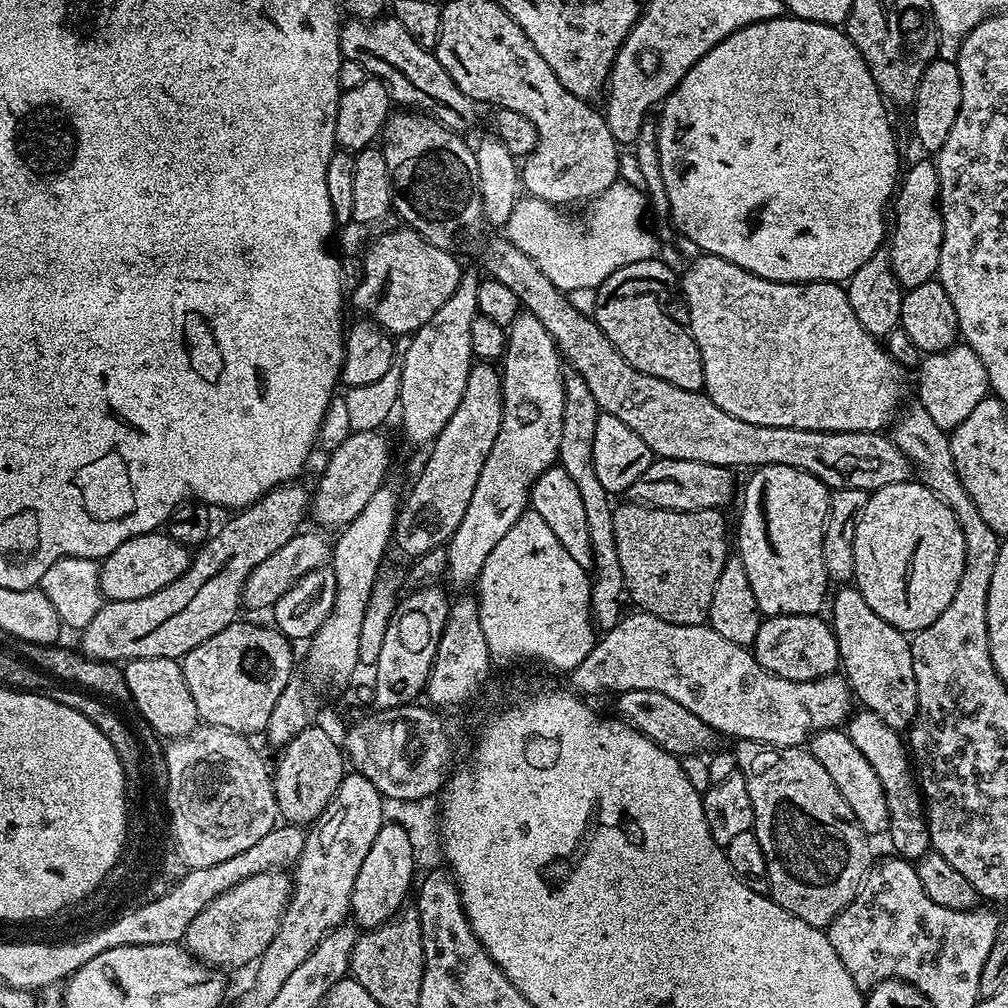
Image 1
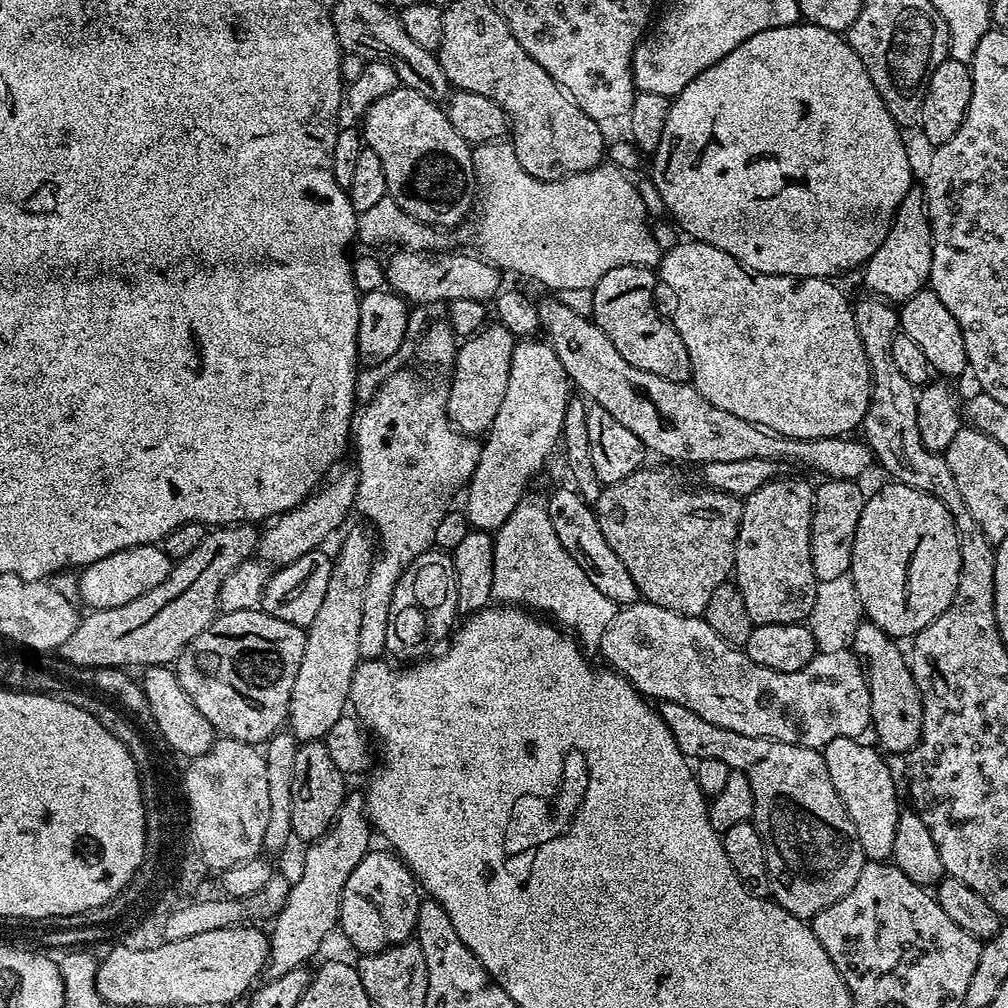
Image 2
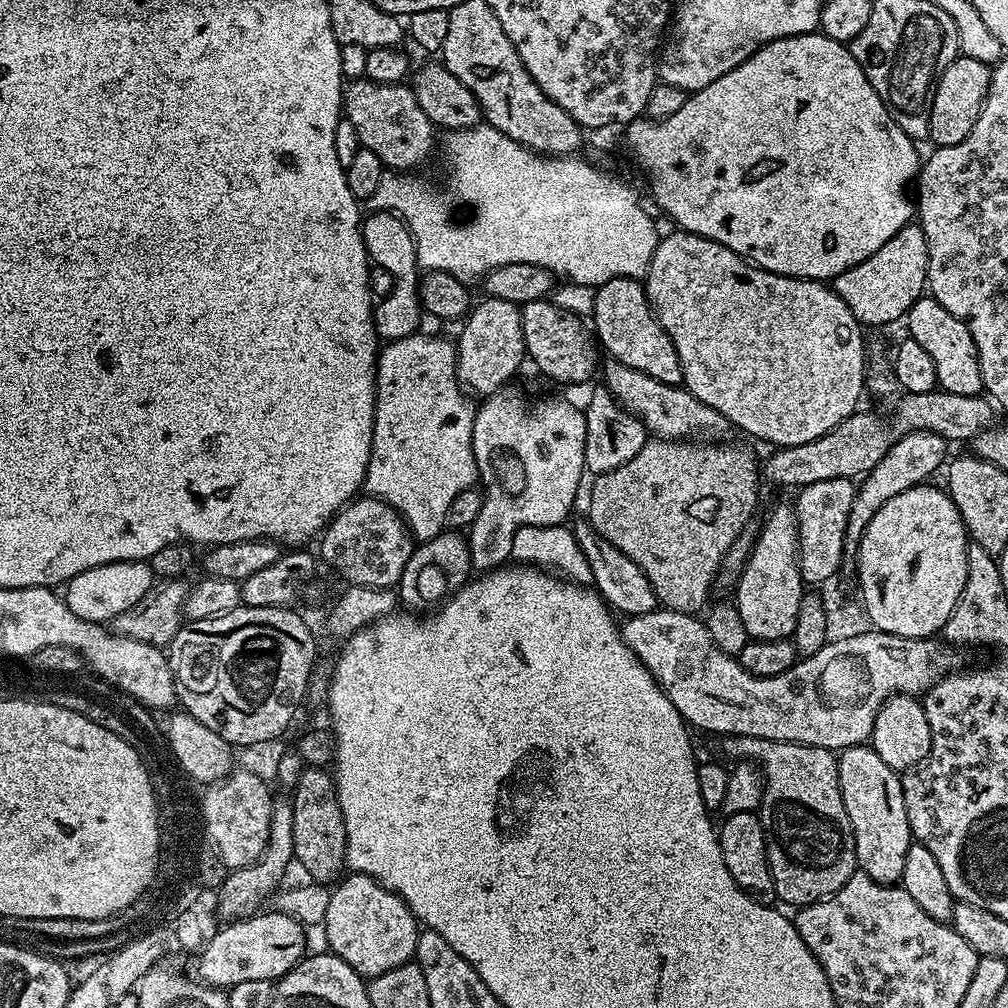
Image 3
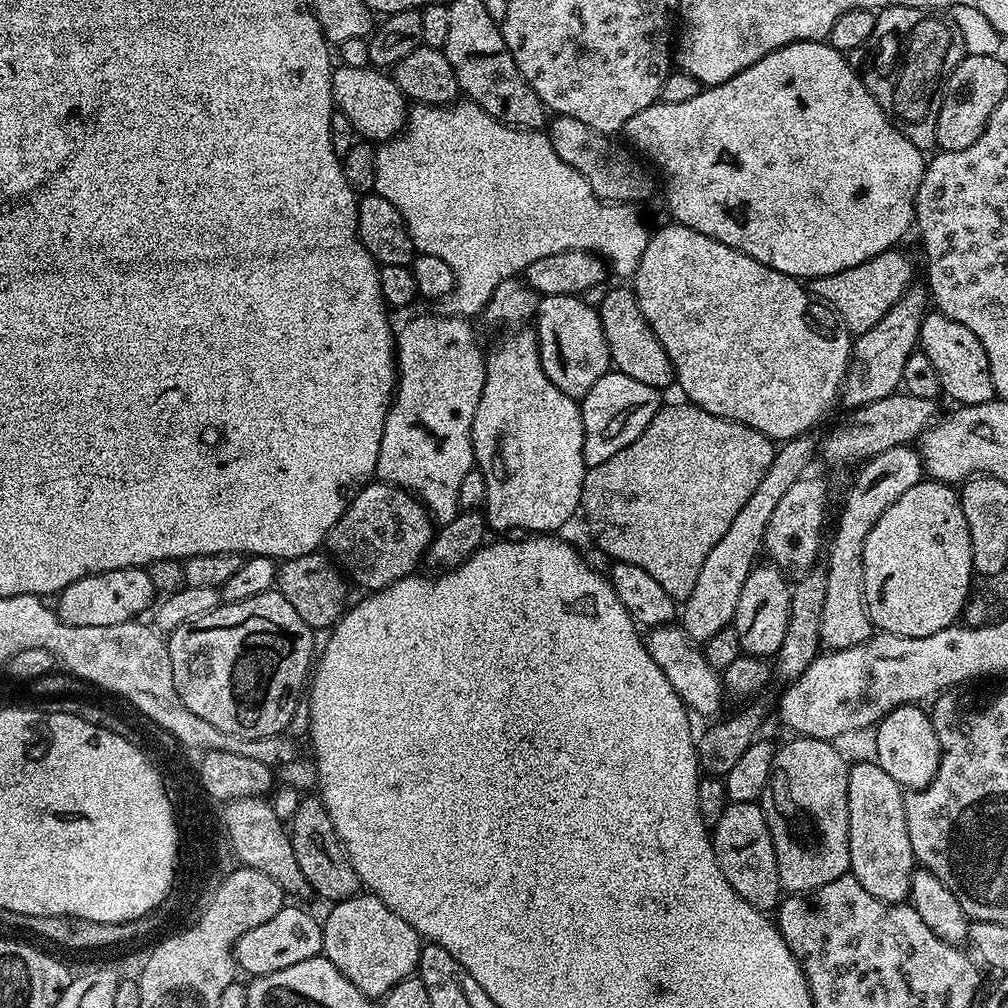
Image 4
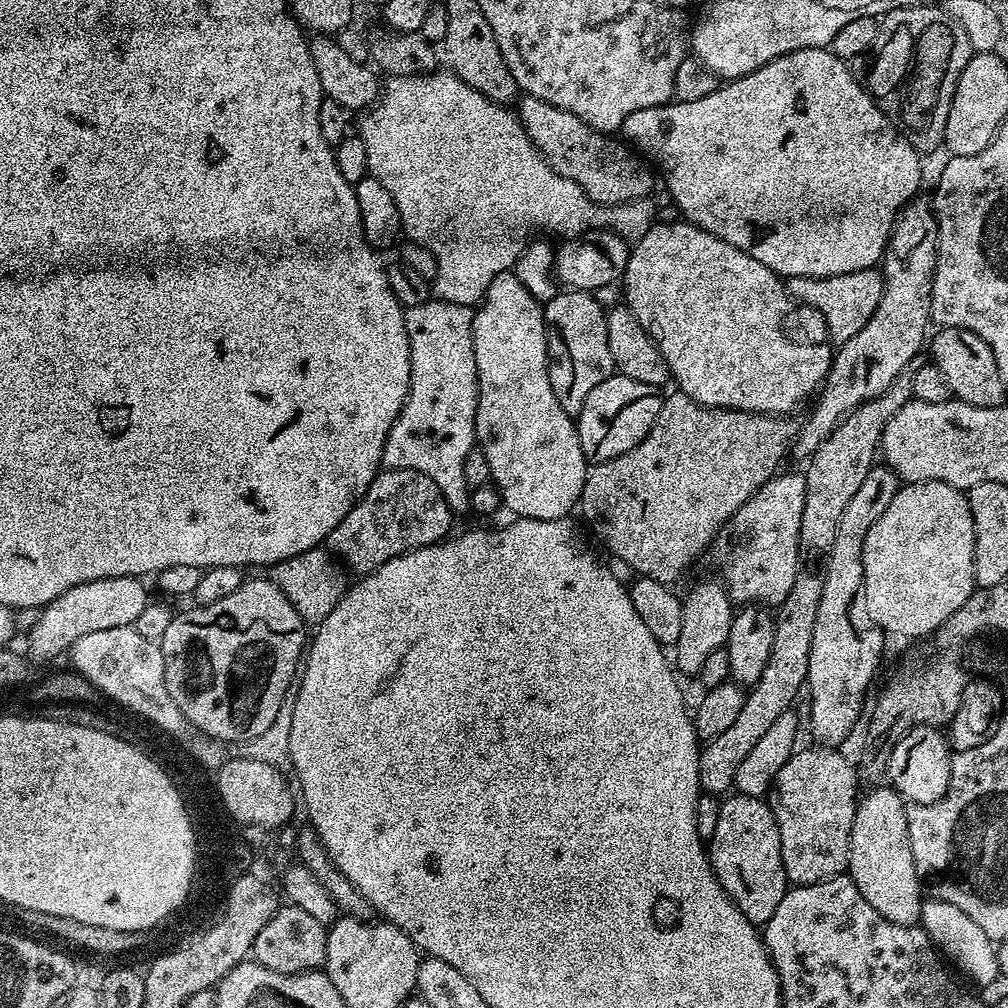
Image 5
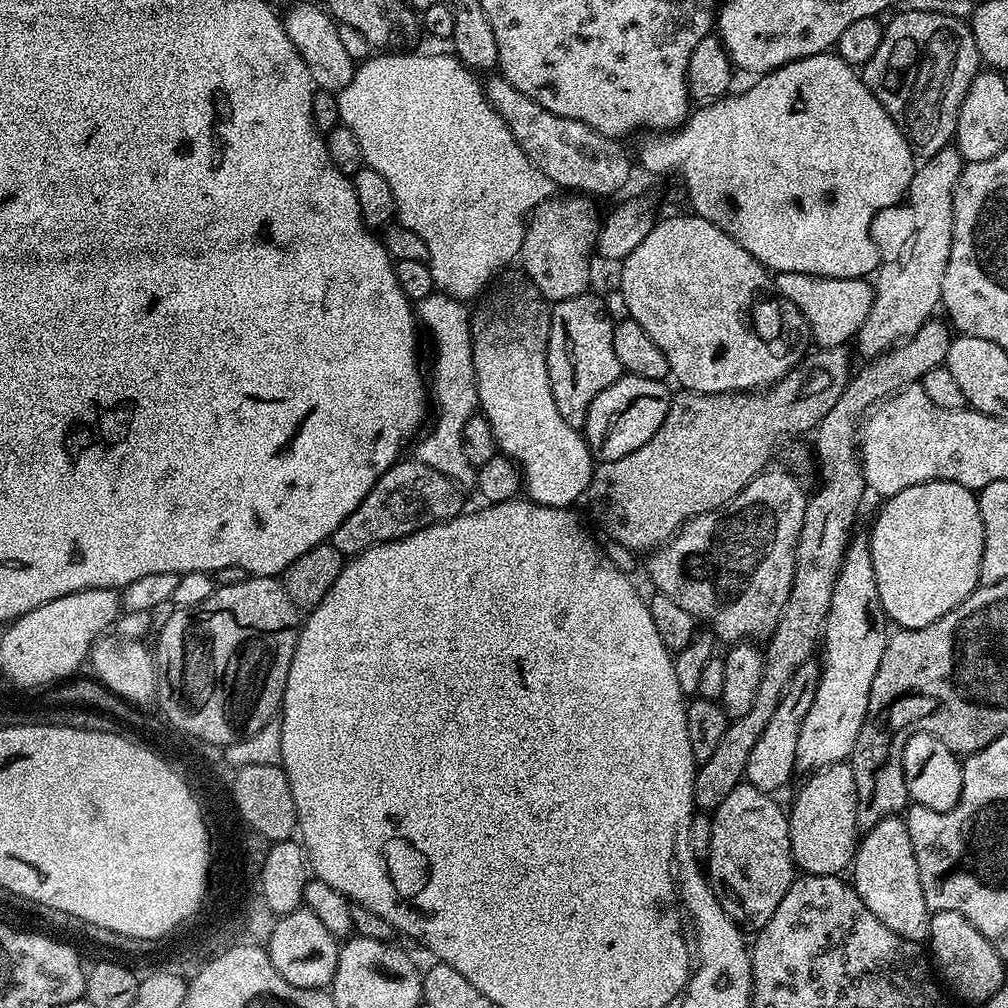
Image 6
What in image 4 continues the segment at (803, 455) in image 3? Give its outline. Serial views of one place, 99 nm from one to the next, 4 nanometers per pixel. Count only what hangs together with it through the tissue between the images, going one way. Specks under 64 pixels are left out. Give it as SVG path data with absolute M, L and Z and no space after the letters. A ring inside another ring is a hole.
M893 394L878 398L878 402L863 404L860 408L851 409L848 417L822 440L822 456L828 464L863 465L872 460L882 450L902 448L919 441L927 428L931 428L937 419L937 401L926 398L914 398L907 394Z

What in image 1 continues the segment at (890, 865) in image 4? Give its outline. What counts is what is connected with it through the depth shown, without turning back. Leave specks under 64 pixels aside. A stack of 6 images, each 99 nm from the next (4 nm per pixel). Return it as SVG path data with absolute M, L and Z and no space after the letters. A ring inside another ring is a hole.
M827 728L816 732L810 741L810 751L814 758L818 758L818 762L822 762L822 767L826 769L826 774L830 774L834 786L838 786L838 794L846 798L846 806L850 806L862 830L872 838L876 838L879 832L880 835L887 833L890 809L886 806L886 790L882 790L882 781L878 779L874 766L866 762L866 754L862 754L862 750L854 746L847 731Z

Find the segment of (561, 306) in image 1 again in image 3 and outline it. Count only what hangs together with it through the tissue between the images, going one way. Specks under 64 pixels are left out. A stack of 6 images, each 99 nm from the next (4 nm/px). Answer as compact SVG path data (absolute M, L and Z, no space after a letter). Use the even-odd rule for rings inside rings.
M608 362L608 365L603 365L602 368L602 376L604 372L604 380L602 380L603 387L607 388L608 393L610 393L613 398L621 404L627 410L627 412L632 412L641 420L641 422L644 423L644 427L648 429L649 433L653 437L662 439L662 440L687 440L689 438L707 438L709 441L712 442L720 442L725 439L724 436L727 434L728 431L730 431L730 425L728 422L728 419L725 418L722 414L718 414L718 410L710 410L710 406L706 406L702 402L698 402L698 398L694 398L694 394L690 394L687 390L687 388L683 386L677 386L674 384L667 384L666 382L658 382L658 378L650 378L650 374L642 374L638 370L630 370L630 366L622 366L621 364L615 363L615 362Z

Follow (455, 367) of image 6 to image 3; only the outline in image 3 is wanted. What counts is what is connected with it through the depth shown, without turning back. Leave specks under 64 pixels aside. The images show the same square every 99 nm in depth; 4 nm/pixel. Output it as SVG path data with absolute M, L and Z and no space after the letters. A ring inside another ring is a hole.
M417 334L385 343L379 349L372 449L363 491L378 500L385 500L400 513L417 541L429 540L445 531L450 502L454 502L462 490L477 483L472 445L476 410L473 397L460 387L460 379L456 376L456 345L451 339Z

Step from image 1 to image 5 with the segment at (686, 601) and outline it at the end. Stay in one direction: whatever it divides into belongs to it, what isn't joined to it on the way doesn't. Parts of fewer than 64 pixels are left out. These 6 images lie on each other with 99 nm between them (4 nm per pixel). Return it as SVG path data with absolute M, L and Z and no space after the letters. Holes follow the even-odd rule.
M672 390L664 396L664 405L662 410L658 410L658 418L654 418L654 426L650 426L650 430L646 434L646 438L642 438L642 442L638 442L638 446L634 446L634 450L626 450L626 454L618 454L618 458L610 458L601 464L594 464L589 467L588 473L584 475L584 485L582 486L582 494L580 495L580 503L578 512L588 519L588 524L592 527L592 532L625 564L628 568L636 571L637 577L649 576L658 582L672 586L675 580L703 554L708 548L708 543L715 538L728 523L728 519L736 513L745 502L753 496L760 487L777 475L780 463L784 460L784 455L790 452L790 449L796 443L796 434L798 431L797 421L792 418L781 418L776 414L765 414L762 412L739 412L737 408L707 408L704 404L694 402L683 392Z

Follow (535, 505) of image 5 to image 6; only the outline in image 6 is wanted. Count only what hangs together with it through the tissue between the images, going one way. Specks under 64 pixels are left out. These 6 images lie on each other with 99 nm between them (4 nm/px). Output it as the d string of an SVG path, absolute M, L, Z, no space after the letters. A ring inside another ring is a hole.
M520 280L514 281L508 292L494 297L488 309L472 320L472 357L478 408L490 422L497 449L519 467L527 499L551 508L568 508L579 496L581 499L587 493L588 483L592 481L594 461L583 435L572 428L570 422L562 418L562 414L558 414L558 405L550 390L548 335L552 314L549 305L537 295L531 282Z

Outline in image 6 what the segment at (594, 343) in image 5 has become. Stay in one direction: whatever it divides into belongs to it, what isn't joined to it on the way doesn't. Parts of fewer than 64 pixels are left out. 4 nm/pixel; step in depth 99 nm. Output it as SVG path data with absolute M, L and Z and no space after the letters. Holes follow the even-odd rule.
M593 294L575 296L565 300L555 301L551 305L552 325L548 335L548 373L550 374L550 390L554 394L554 402L558 405L558 414L570 422L574 429L583 429L584 419L590 410L590 402L619 380L622 375L622 369L618 362L618 354L614 354L614 334L612 325L614 323L612 316L608 313L608 305L603 299L600 300Z

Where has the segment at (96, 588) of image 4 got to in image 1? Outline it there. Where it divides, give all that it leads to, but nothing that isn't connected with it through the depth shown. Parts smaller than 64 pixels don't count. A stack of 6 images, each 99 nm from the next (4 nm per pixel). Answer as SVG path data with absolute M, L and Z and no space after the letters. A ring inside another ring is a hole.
M163 531L147 532L122 542L118 550L99 561L100 588L108 600L130 602L130 598L146 598L146 594L154 594L162 590L162 586L170 586L170 582L188 569L189 563L189 549L174 542Z

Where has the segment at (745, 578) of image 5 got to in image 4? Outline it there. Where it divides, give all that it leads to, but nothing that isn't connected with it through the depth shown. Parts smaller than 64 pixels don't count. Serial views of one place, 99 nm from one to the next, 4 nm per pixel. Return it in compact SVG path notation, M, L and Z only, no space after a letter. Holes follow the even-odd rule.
M801 478L782 494L778 501L778 507L768 523L768 529L764 534L763 551L768 552L767 559L775 564L785 577L799 578L817 567L822 556L822 544L820 539L825 539L824 519L828 516L828 488L820 480L808 480Z

